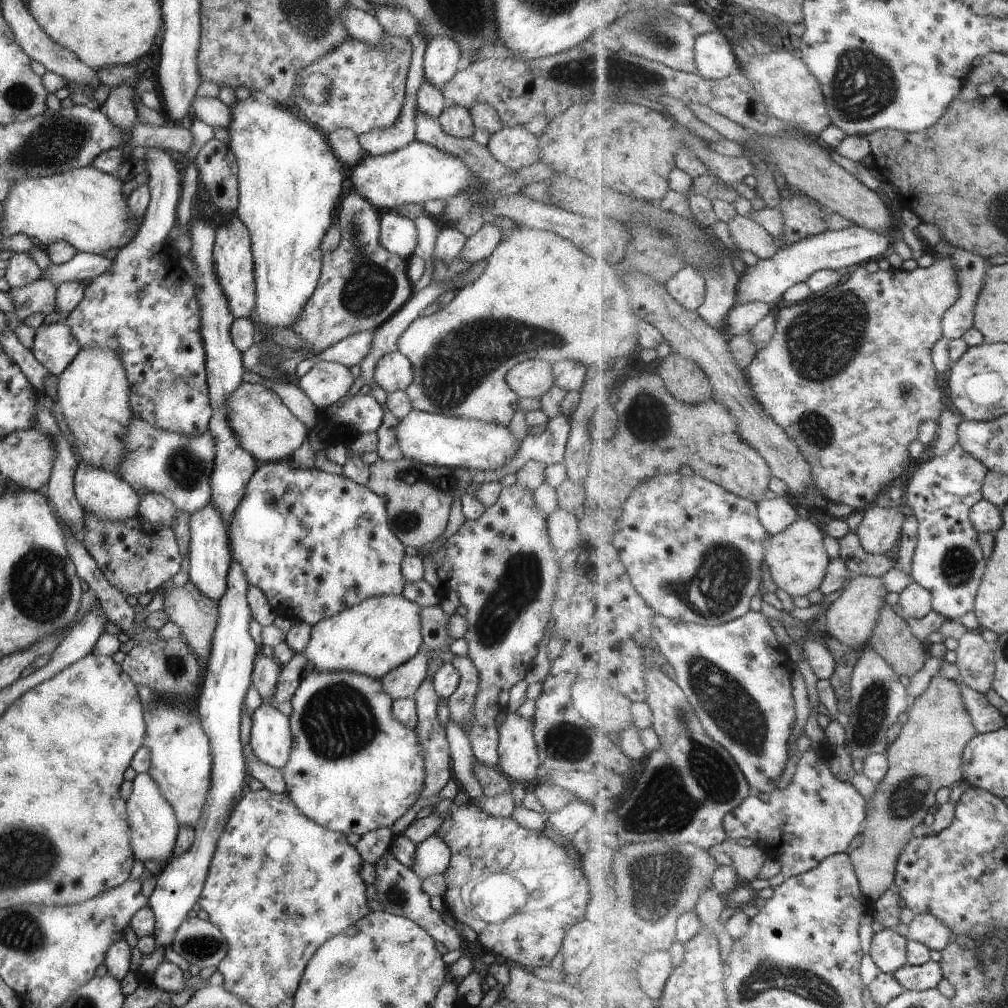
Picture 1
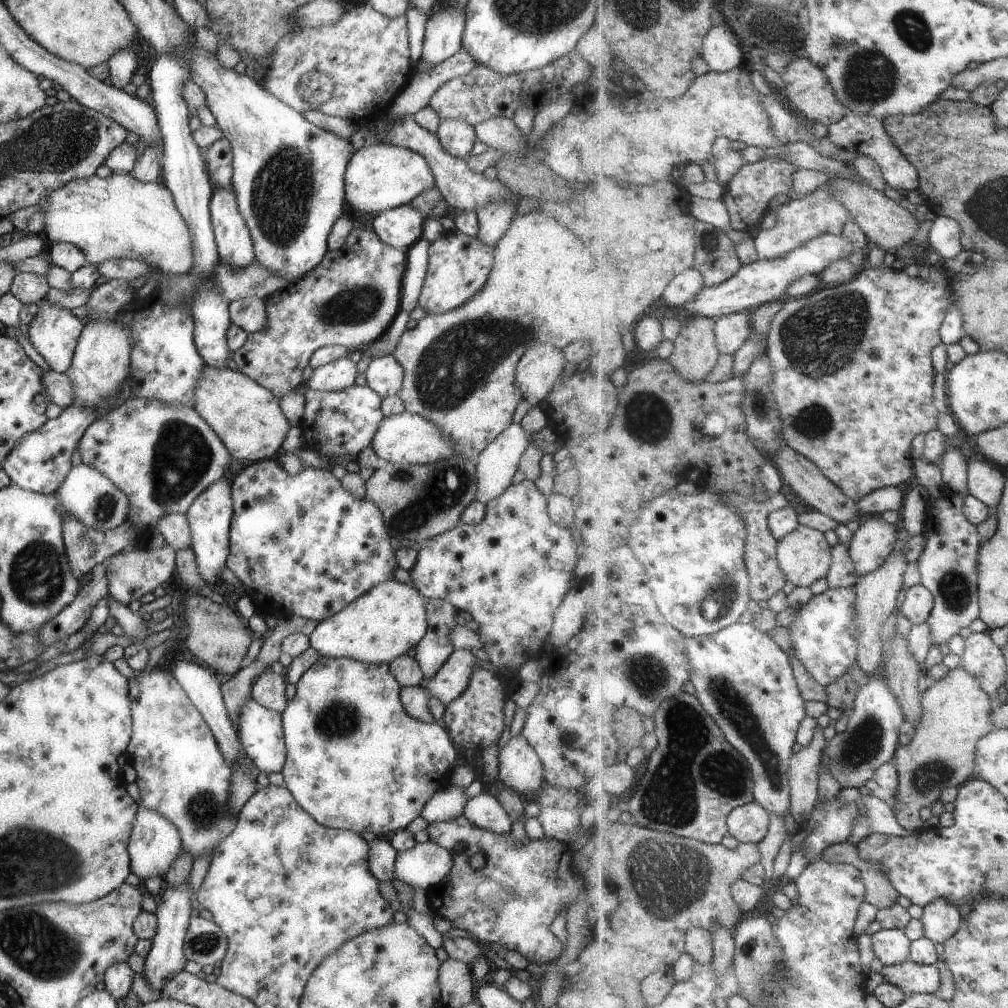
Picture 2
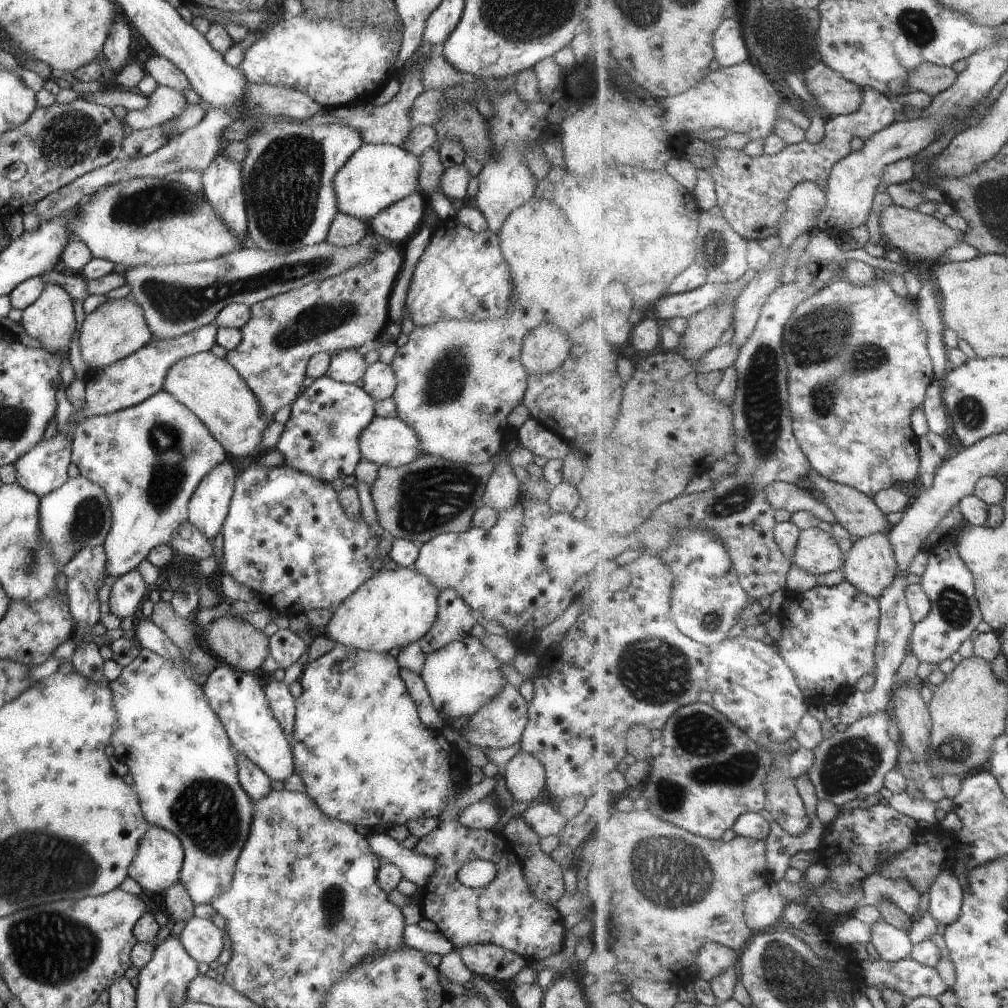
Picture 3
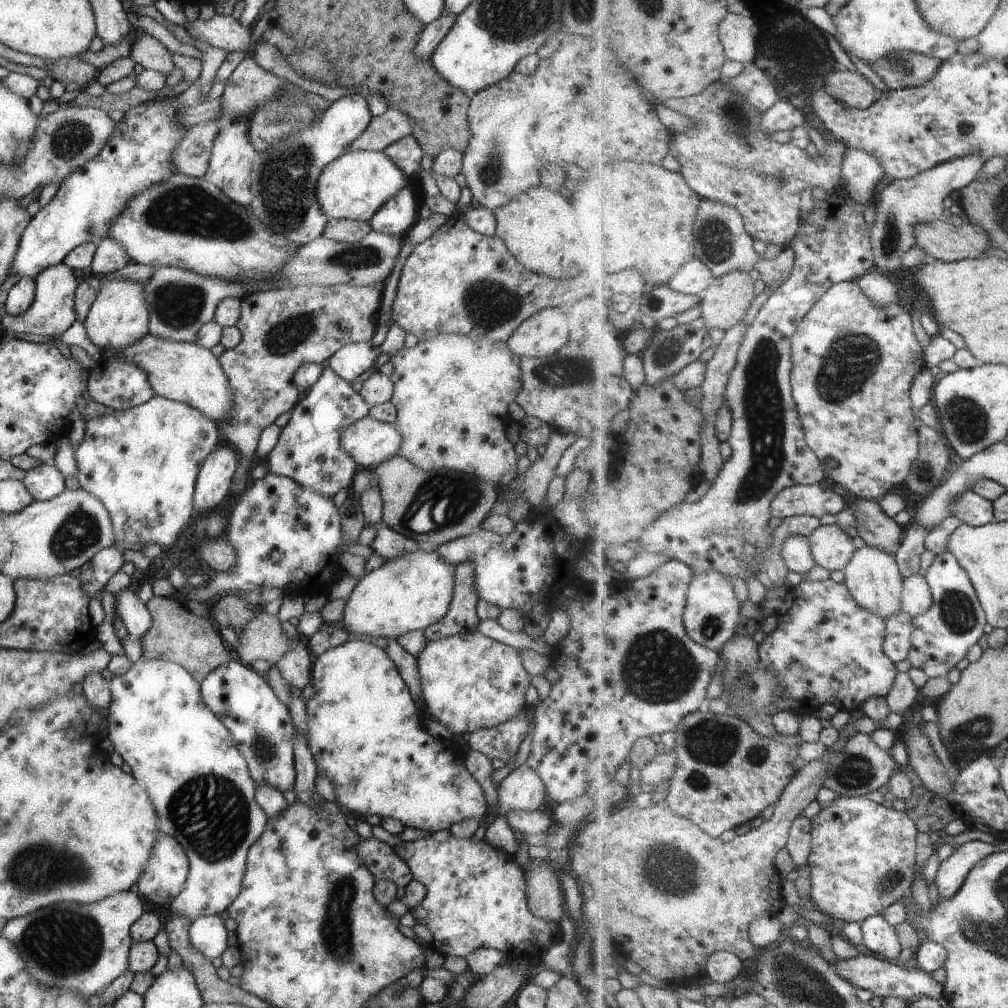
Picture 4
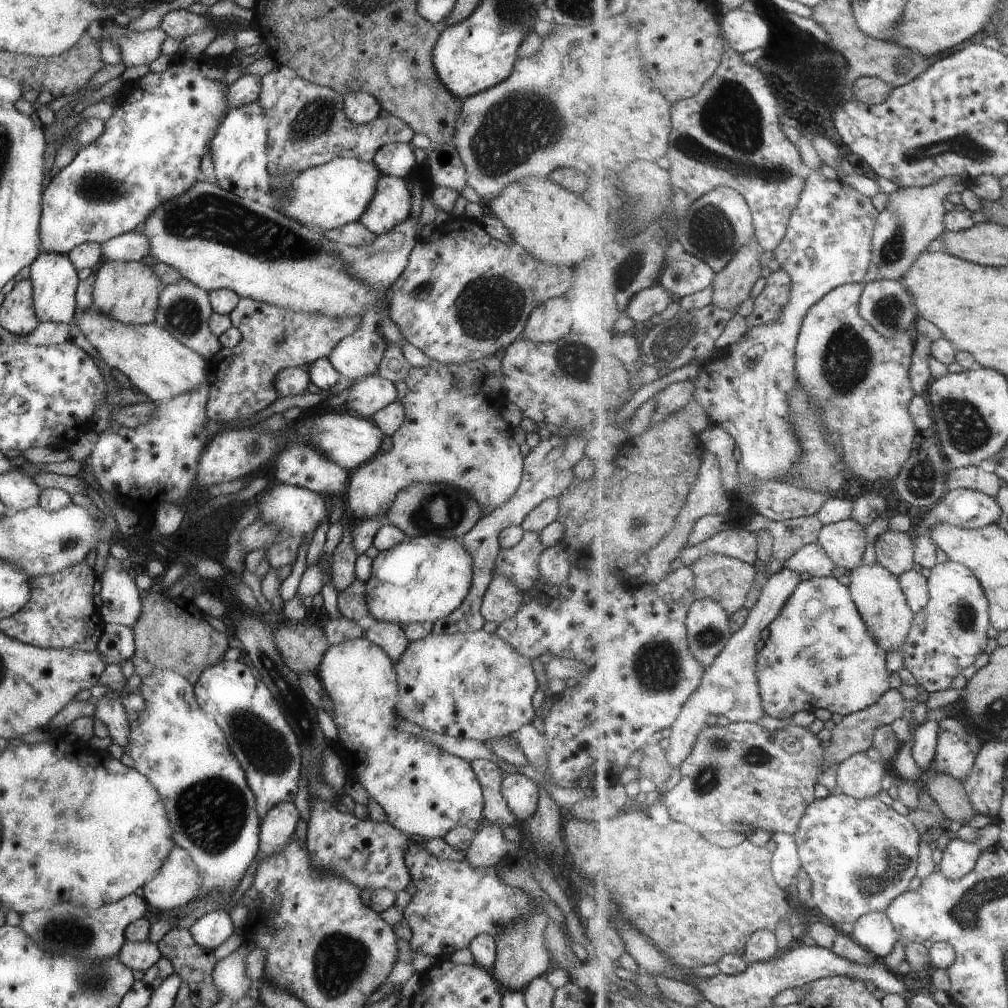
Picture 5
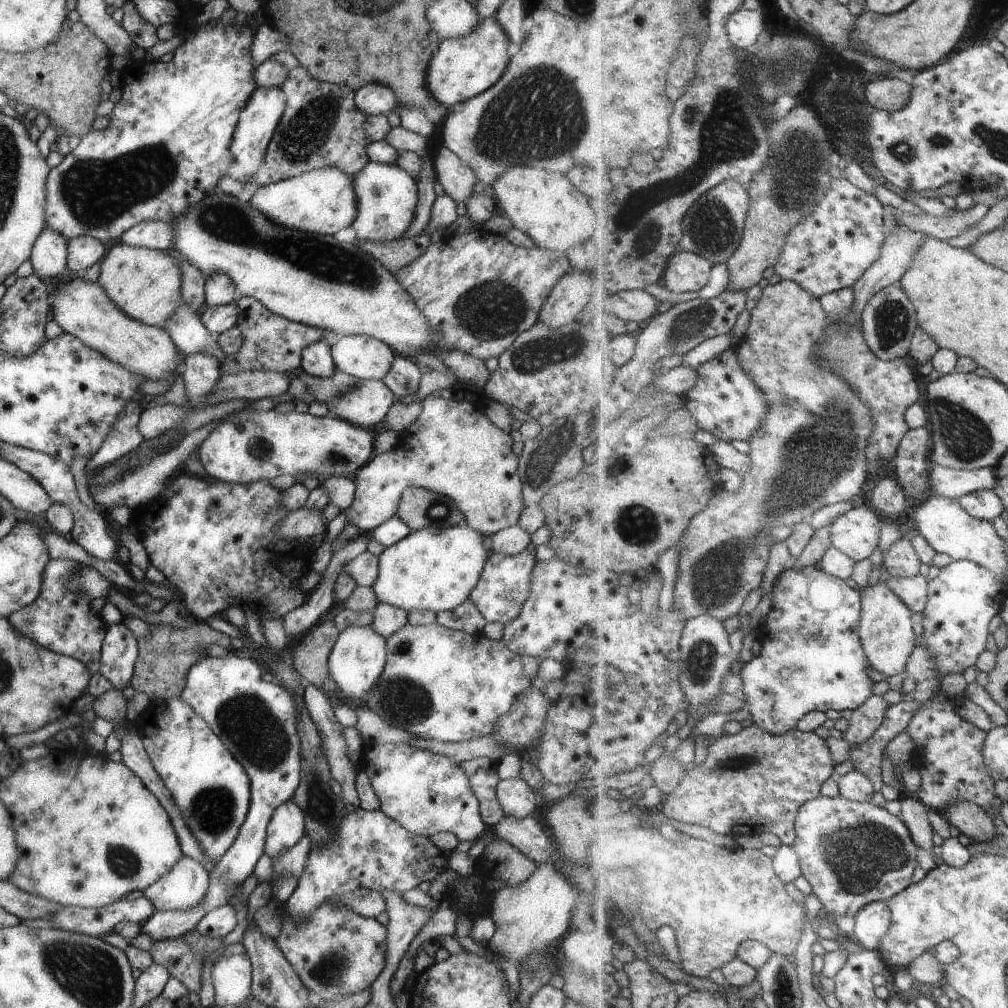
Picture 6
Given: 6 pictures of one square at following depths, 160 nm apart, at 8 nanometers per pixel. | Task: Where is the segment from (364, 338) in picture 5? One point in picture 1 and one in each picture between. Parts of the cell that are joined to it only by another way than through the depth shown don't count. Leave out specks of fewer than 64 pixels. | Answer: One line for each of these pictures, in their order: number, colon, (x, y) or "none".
1: (325, 382)
2: (336, 375)
3: (346, 366)
4: (349, 361)

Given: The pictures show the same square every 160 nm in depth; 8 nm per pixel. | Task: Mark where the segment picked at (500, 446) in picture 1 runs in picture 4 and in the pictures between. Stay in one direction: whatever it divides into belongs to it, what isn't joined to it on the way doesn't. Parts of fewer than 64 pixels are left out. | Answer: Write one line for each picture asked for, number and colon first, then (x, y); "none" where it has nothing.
2: (403, 438)
3: (389, 441)
4: (368, 442)

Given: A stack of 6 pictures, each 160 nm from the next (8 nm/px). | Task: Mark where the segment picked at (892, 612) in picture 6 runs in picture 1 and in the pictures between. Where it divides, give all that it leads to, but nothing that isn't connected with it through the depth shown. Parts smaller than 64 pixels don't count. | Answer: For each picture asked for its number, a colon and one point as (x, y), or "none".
1: (881, 528)
2: (873, 542)
3: (871, 566)
4: (874, 578)
5: (878, 593)

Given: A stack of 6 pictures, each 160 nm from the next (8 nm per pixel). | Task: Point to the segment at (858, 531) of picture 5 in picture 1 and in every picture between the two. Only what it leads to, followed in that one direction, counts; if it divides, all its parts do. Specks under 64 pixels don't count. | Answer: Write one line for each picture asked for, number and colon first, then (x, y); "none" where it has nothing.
1: (797, 558)
2: (805, 556)
3: (818, 552)
4: (833, 548)

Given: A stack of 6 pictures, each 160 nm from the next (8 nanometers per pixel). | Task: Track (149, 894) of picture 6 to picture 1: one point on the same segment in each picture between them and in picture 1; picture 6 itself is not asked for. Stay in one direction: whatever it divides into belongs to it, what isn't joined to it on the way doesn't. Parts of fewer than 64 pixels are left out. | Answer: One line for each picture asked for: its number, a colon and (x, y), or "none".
1: (153, 827)
2: (153, 844)
3: (156, 865)
4: (163, 875)
5: (176, 882)

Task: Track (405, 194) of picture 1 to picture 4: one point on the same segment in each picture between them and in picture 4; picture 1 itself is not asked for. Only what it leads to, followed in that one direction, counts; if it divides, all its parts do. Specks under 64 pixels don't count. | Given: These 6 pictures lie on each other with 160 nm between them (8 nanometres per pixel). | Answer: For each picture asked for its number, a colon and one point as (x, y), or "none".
2: (378, 177)
3: (375, 175)
4: (353, 185)

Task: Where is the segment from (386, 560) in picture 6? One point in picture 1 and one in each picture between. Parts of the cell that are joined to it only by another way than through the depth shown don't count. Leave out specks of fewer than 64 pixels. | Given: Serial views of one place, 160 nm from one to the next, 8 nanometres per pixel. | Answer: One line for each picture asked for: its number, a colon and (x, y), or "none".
1: (370, 638)
2: (387, 620)
3: (395, 607)
4: (411, 591)
5: (422, 579)

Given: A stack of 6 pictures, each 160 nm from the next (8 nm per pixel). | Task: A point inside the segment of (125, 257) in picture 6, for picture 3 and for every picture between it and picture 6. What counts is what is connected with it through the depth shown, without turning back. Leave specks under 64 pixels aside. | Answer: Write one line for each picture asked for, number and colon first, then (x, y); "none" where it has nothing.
3: (116, 328)
4: (118, 315)
5: (128, 292)

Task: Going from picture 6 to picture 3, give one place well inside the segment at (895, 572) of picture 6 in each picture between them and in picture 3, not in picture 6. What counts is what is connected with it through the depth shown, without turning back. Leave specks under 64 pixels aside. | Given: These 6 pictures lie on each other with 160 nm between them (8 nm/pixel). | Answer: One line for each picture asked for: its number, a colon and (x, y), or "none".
3: (859, 513)
4: (878, 530)
5: (894, 550)

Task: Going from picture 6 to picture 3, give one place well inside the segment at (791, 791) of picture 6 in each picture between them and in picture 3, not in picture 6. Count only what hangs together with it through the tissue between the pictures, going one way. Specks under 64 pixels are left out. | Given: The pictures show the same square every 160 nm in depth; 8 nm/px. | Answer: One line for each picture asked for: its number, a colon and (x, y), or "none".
3: (709, 774)
4: (728, 774)
5: (742, 777)

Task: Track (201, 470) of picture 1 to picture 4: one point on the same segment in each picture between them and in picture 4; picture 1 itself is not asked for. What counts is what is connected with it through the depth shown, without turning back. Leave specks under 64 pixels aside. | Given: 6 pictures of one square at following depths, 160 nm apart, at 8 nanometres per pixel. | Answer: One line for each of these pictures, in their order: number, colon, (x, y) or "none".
2: (160, 456)
3: (147, 458)
4: (141, 463)

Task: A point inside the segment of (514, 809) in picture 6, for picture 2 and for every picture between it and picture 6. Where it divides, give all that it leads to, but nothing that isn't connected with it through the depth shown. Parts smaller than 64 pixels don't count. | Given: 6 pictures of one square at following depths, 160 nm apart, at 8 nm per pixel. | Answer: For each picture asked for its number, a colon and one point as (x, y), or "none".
2: (519, 768)
3: (523, 774)
4: (522, 789)
5: (520, 793)

